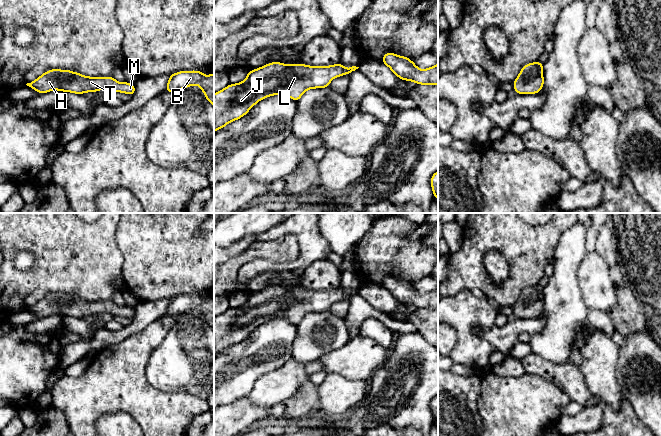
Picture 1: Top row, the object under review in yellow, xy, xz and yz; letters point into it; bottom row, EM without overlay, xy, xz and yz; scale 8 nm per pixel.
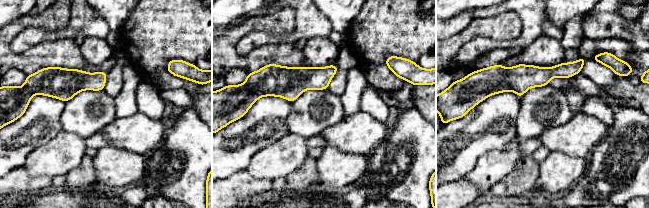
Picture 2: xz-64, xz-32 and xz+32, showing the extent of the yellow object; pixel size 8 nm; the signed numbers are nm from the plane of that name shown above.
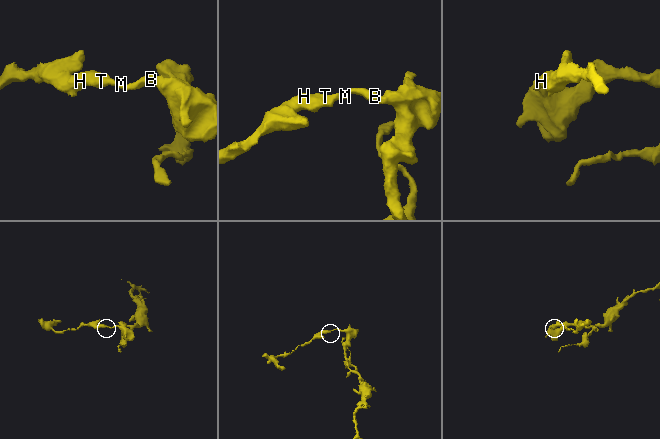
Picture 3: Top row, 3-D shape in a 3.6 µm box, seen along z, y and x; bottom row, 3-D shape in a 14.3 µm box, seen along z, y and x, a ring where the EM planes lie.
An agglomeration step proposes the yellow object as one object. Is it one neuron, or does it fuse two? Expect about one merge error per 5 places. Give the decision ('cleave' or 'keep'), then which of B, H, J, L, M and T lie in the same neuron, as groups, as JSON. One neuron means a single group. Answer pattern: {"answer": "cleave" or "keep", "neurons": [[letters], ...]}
{"answer": "keep", "neurons": [["B", "H", "J", "L", "M", "T"]]}

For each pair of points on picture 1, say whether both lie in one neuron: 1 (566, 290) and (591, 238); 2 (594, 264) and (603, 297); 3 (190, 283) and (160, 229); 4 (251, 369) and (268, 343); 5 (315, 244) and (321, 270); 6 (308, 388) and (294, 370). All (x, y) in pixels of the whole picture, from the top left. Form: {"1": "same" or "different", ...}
{"1": "different", "2": "same", "3": "same", "4": "same", "5": "different", "6": "different"}

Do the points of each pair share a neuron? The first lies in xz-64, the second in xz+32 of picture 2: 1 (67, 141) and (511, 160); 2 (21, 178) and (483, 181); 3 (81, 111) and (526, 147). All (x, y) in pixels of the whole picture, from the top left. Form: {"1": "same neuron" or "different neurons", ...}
{"1": "same neuron", "2": "different neurons", "3": "different neurons"}

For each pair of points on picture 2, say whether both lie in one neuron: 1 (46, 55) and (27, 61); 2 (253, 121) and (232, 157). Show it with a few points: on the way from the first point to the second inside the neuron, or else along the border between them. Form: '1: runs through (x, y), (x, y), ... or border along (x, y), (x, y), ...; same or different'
1: runs through (41, 56), (32, 60); same
2: runs through (244, 130), (239, 135), (237, 148); same

